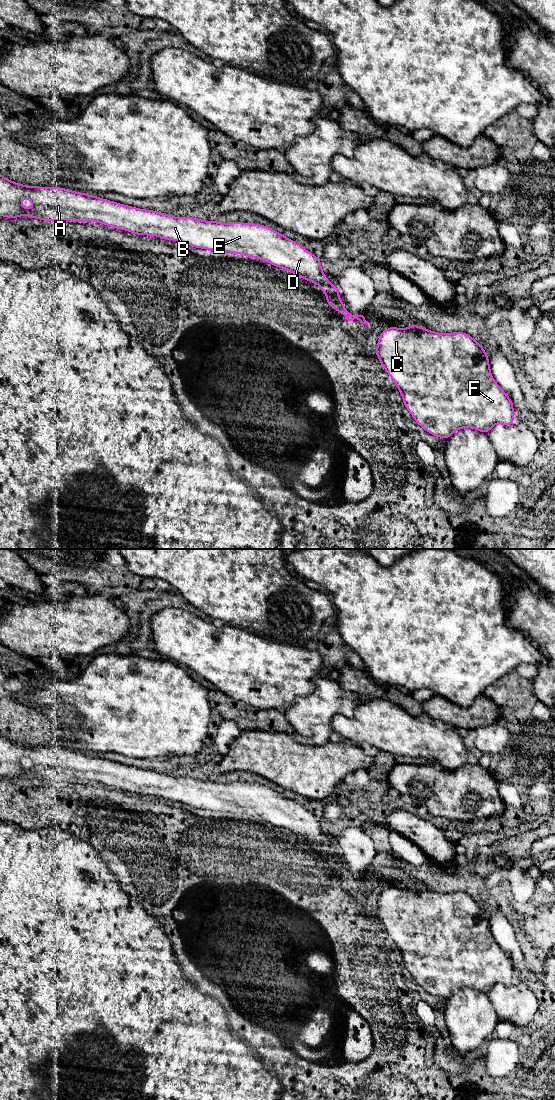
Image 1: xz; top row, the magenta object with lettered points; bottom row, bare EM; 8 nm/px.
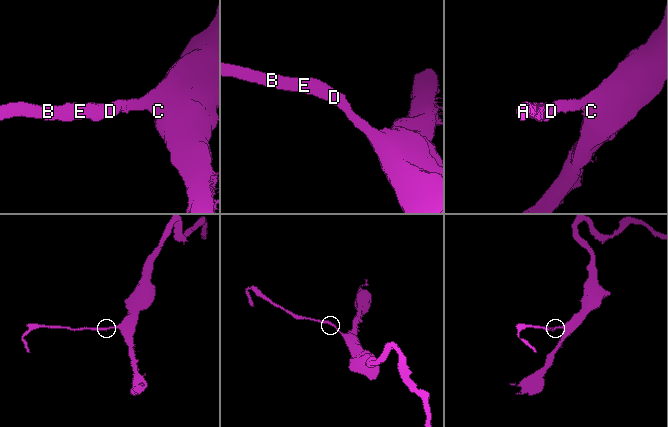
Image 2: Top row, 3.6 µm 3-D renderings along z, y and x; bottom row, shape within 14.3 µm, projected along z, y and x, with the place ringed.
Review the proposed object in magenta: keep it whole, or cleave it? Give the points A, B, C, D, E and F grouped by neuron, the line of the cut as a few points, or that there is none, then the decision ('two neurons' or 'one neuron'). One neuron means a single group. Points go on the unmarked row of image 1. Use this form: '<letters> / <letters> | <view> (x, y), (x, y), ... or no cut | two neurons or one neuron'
A B C D E F | no cut | one neuron

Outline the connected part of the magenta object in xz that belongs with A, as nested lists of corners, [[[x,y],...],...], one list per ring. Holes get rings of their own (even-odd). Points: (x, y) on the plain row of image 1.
[[[0,734],[0,776],[13,780],[24,775],[42,781],[96,781],[138,796],[157,796],[195,808],[258,818],[319,845],[328,856],[326,863],[329,867],[347,880],[369,883],[363,875],[354,876],[345,870],[346,866],[338,856],[340,851],[329,843],[321,828],[320,818],[265,785],[173,777],[66,748],[25,746]],[[23,758],[31,760],[32,770],[21,765]]]

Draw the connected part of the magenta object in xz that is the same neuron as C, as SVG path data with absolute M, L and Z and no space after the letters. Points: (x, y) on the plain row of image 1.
M414 883L405 889L392 886L380 892L375 914L400 951L404 966L414 981L433 996L448 1000L454 991L464 987L488 994L497 983L513 985L513 962L494 940L488 914L469 894L462 891L443 894Z

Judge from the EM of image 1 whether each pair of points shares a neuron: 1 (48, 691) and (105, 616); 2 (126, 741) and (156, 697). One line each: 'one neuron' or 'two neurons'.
1: two neurons
2: one neuron

